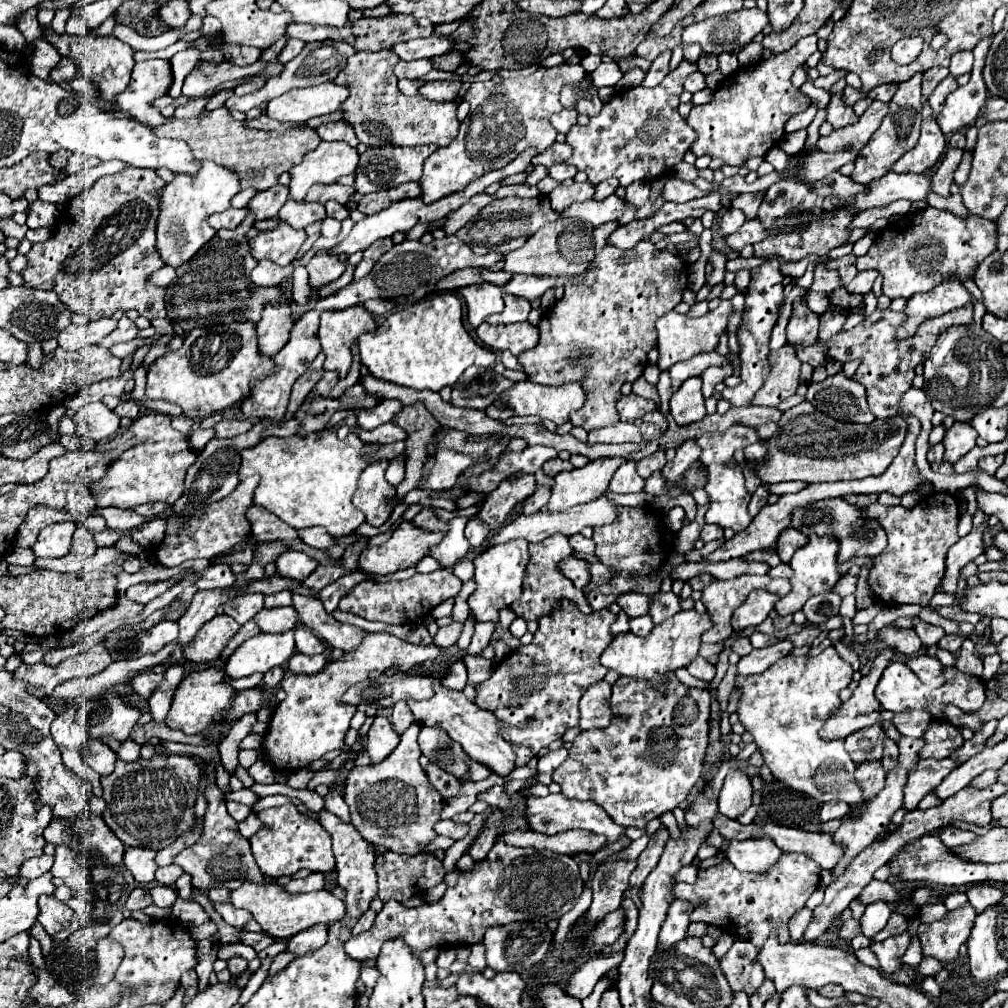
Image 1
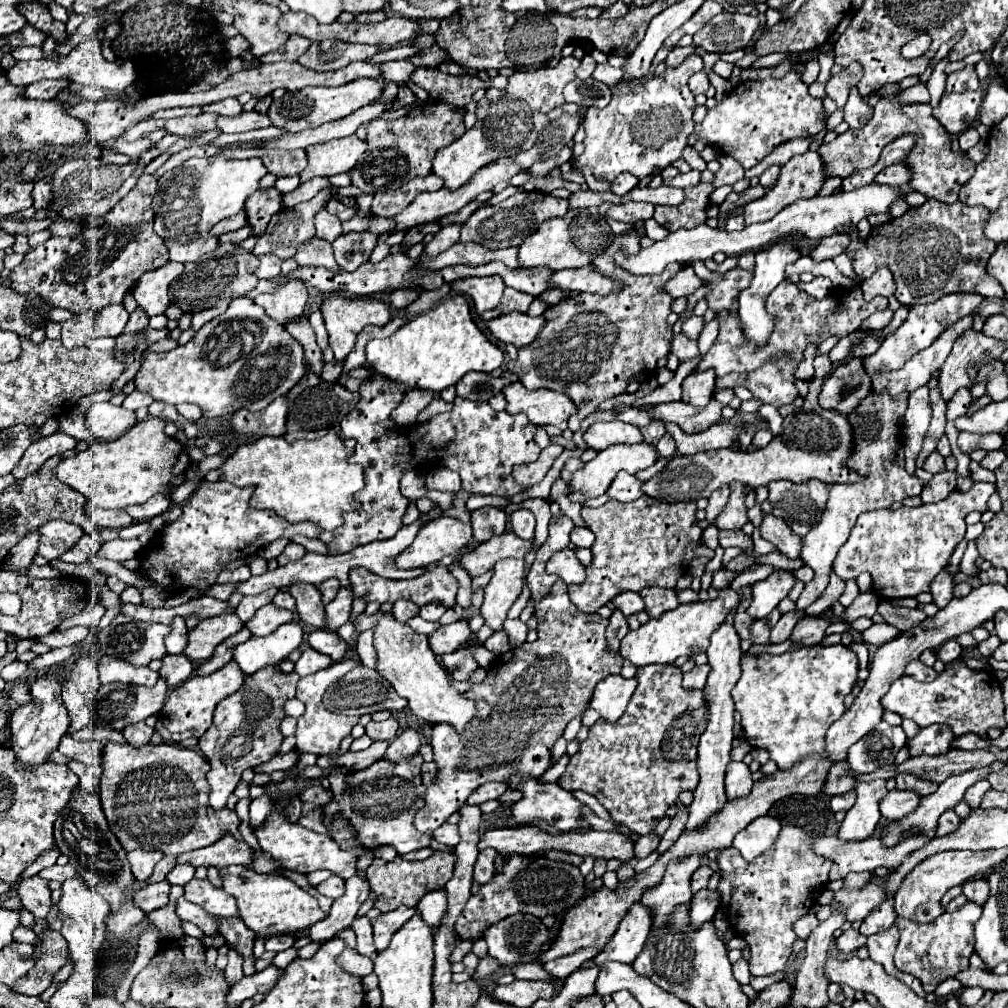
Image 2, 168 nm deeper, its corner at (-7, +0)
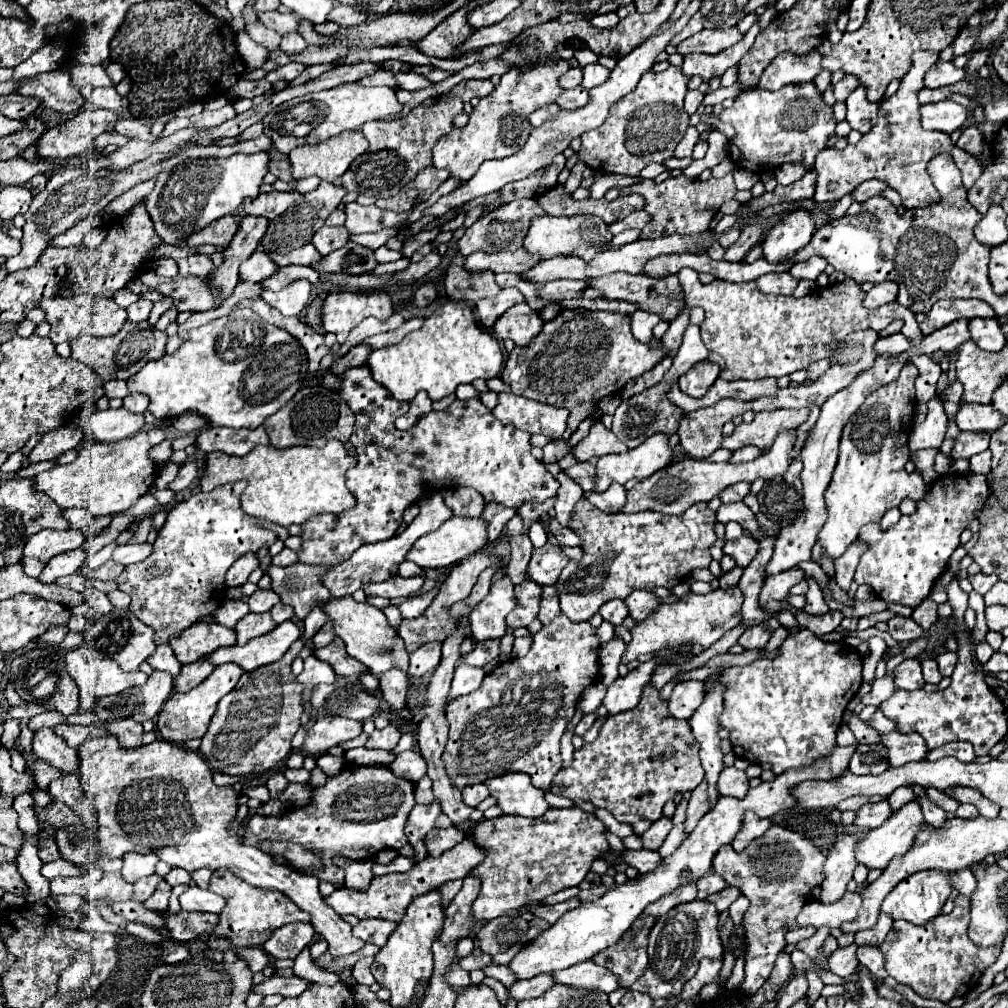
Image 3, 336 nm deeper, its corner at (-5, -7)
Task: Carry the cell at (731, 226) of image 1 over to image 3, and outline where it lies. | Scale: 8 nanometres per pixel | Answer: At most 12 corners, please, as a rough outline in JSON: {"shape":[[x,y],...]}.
{"shape":[[730,228],[720,234],[718,242],[722,248],[732,246],[738,236],[740,228]]}

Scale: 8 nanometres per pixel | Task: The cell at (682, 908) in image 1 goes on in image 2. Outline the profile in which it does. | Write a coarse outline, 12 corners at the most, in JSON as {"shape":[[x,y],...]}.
{"shape":[[702,889],[690,901],[688,929],[712,921],[718,891]]}

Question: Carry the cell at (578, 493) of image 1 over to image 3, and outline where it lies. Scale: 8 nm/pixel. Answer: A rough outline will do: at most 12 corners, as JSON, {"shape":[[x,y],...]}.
{"shape":[[666,434],[598,460],[594,490],[644,480],[674,462]]}

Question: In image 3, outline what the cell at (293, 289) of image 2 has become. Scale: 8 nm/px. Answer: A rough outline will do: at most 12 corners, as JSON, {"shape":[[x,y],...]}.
{"shape":[[290,282],[262,298],[284,316],[298,316],[310,302],[312,284]]}

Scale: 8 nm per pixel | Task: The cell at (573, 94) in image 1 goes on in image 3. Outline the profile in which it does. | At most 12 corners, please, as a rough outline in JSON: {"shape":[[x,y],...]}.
{"shape":[[582,86],[562,90],[556,104],[566,110],[588,102]]}

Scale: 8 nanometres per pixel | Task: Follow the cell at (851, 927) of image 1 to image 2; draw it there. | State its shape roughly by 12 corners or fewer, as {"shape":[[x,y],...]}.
{"shape":[[846,929],[836,947],[842,953],[854,953],[866,943],[856,929]]}

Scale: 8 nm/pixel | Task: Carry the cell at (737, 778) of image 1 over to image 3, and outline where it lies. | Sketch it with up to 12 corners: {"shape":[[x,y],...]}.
{"shape":[[726,766],[716,788],[720,796],[744,798],[748,792],[746,772]]}

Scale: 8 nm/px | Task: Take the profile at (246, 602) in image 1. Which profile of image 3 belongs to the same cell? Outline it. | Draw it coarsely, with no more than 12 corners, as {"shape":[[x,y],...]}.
{"shape":[[260,590],[248,598],[250,612],[268,612],[280,596]]}

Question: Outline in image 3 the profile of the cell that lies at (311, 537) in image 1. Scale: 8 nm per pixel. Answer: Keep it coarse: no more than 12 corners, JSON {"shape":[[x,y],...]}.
{"shape":[[244,484],[178,502],[116,584],[156,645],[222,604],[226,570],[278,536]]}

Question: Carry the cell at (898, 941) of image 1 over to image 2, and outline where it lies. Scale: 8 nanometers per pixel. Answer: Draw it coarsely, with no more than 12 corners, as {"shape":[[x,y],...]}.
{"shape":[[980,905],[896,919],[894,965],[932,993],[968,969]]}

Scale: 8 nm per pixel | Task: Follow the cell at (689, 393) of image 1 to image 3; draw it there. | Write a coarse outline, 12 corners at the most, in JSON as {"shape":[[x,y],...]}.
{"shape":[[704,360],[678,380],[688,396],[700,398],[720,374],[718,364]]}

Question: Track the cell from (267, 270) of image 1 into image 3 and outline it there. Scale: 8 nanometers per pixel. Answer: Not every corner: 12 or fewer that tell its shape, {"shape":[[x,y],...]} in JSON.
{"shape":[[256,250],[242,266],[240,278],[262,282],[276,272],[268,254]]}

